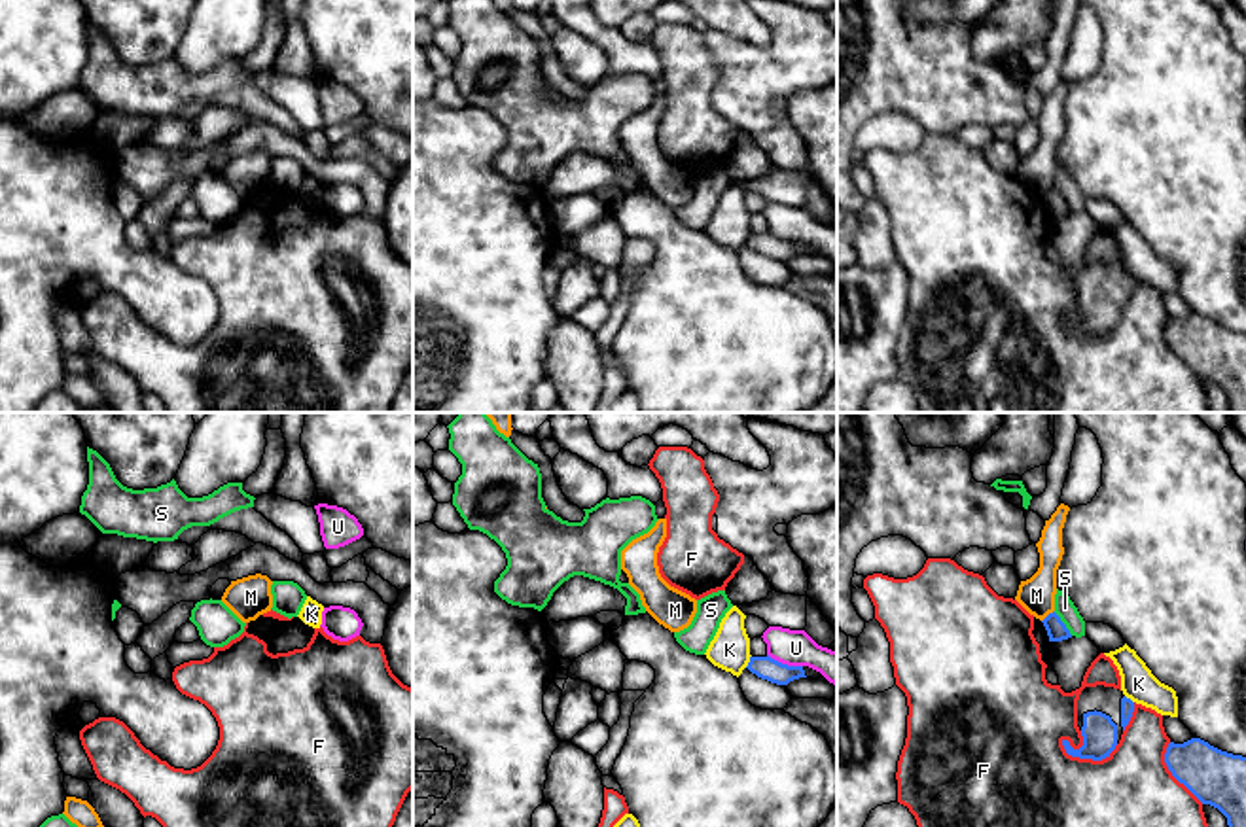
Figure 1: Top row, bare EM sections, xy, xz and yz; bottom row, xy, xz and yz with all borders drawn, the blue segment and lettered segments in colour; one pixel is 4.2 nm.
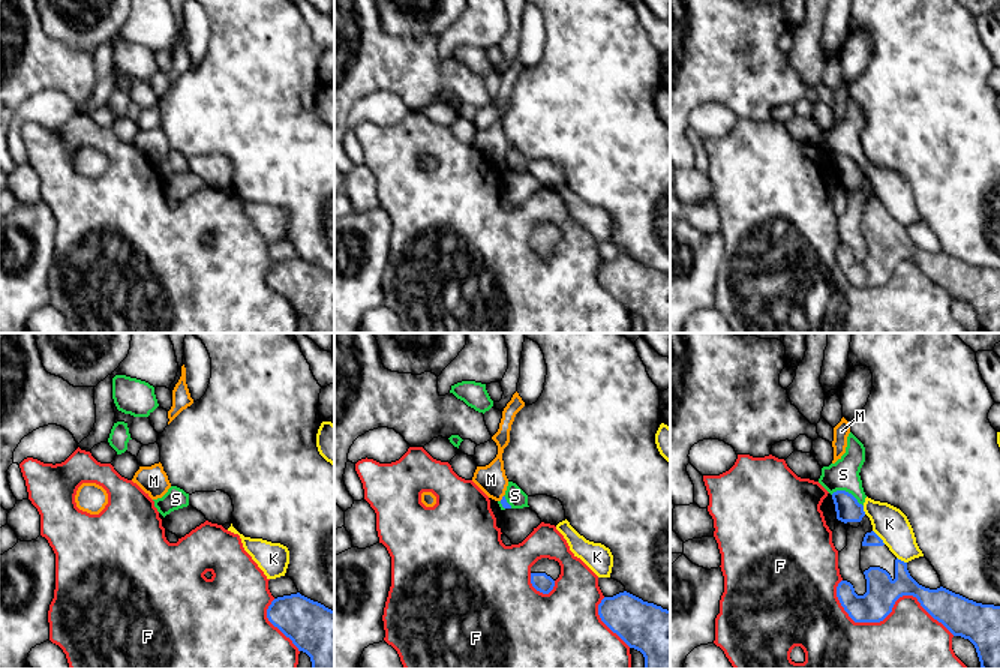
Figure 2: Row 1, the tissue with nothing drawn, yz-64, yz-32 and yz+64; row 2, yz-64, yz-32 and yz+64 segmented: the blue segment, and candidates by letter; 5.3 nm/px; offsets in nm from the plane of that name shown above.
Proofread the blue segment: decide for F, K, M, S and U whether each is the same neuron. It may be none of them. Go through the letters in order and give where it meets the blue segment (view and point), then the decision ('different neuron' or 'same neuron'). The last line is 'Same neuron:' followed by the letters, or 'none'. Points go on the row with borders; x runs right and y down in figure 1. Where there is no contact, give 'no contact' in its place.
F: yz (1087, 757) | different neuron
K: xz (750, 661) | different neuron
M: yz (1048, 615) | different neuron
S: yz (1063, 623) | different neuron
U: xz (784, 665) | different neuron
Same neuron: none

